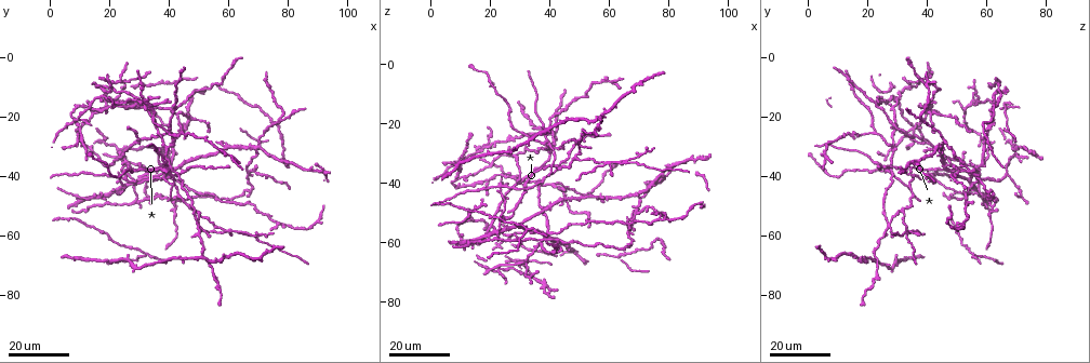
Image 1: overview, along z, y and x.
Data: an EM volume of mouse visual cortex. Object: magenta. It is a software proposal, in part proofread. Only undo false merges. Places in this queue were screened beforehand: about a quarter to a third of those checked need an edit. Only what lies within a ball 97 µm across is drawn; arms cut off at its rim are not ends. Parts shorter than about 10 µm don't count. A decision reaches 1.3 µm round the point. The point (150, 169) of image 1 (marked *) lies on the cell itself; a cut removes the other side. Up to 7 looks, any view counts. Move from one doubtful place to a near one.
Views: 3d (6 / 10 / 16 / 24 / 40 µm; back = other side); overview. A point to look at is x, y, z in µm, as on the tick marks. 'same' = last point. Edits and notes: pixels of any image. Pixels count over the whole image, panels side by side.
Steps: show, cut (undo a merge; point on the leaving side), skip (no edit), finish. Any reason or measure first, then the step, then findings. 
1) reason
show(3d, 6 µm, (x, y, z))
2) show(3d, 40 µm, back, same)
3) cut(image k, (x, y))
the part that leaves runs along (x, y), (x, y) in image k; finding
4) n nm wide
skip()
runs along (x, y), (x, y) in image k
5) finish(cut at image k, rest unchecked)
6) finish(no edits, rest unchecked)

four arms meet
show(3d, 16 µm, (49, 57, 27))

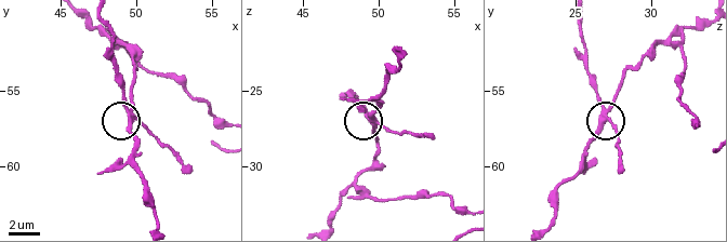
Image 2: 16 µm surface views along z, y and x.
show(3d, 10 µm, (49.4, 56.4, 27.0))

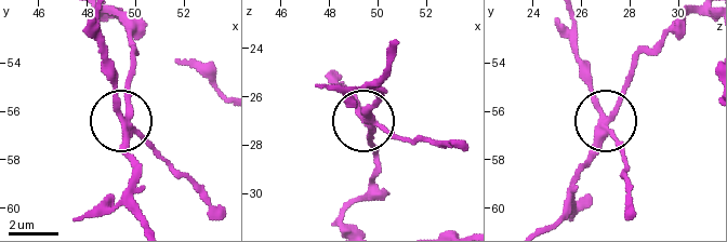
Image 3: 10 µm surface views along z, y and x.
4 arms
skip()
runs along (351, 207), (368, 189), (375, 164), (364, 121), (375, 90) in image 3; all the same cell

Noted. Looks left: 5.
show(3d, 16 µm, (42, 18, 41))

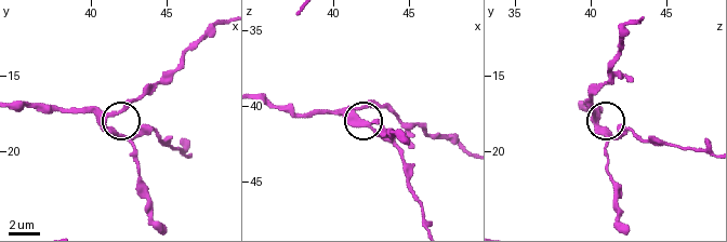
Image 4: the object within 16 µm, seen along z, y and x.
show(3d, 10 µm, (40.8, 17.8, 40.2))

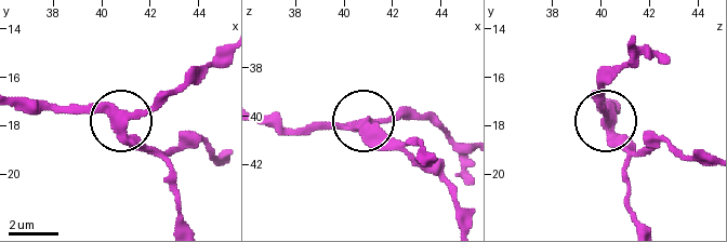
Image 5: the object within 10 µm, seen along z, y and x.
side arm 26 µm; 3 arms
skip()
continuous, no second cell

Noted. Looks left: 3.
three-way junction
show(3d, 24 µm, (41, 16, 23))

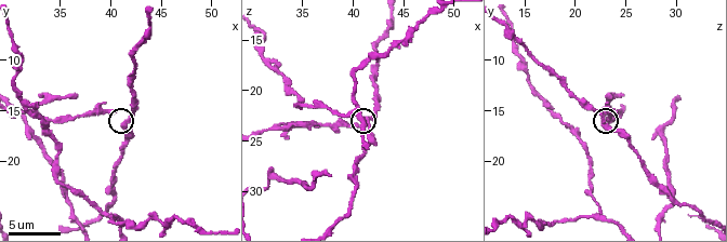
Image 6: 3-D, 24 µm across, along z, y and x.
closer look
show(3d, 10 µm, (41.6, 16.2, 22.8))

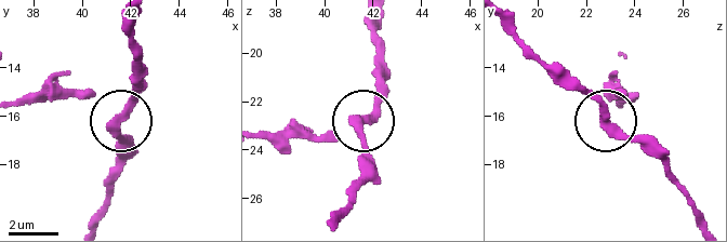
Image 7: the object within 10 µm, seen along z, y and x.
3 arms
skip()
all the same cell

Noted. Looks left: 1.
finish(no edits, rest unchecked)

